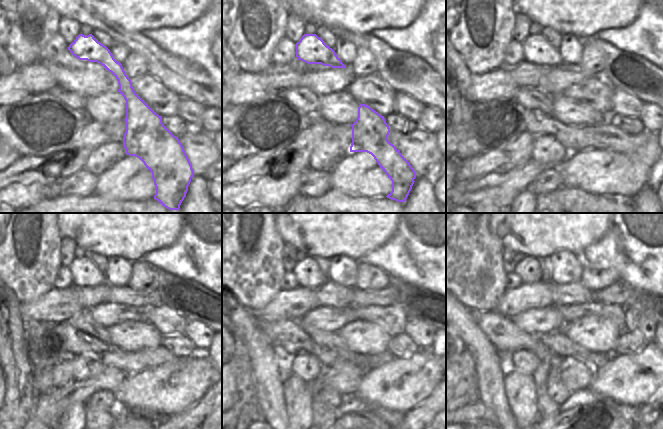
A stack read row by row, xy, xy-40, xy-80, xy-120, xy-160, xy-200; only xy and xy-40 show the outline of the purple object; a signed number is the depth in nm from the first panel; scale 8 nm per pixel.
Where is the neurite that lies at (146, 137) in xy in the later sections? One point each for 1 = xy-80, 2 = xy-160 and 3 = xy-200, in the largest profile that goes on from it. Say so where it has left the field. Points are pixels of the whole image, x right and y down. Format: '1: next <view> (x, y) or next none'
1: next xy-80 (536, 50)
2: next xy-160 (307, 271)
3: next xy-200 (528, 268)

